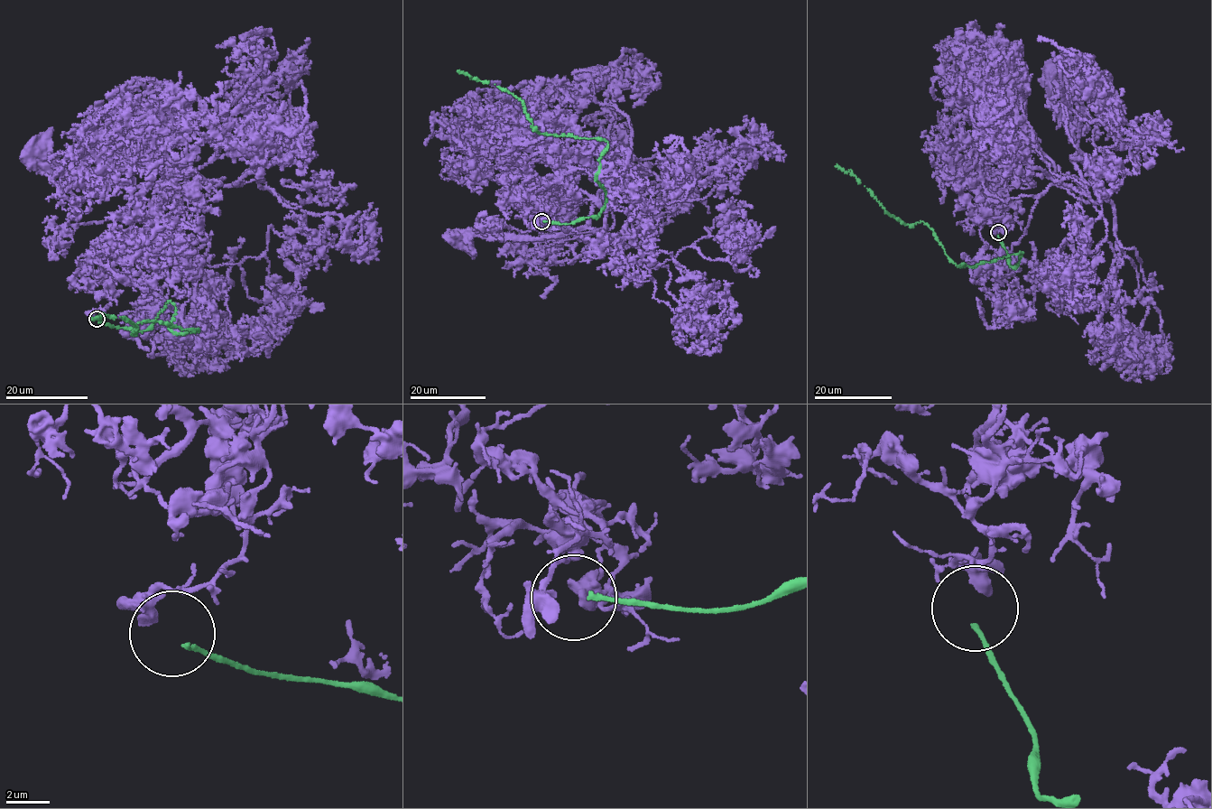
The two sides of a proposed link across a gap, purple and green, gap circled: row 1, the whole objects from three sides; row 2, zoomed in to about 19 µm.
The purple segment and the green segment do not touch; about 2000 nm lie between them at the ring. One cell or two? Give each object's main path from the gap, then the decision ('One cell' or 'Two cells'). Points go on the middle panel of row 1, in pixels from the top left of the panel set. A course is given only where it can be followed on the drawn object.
Course of purple: (539, 222), (546, 204), (519, 204), (547, 218), (558, 188), (605, 213), (598, 231), (463, 239). Course of green: (543, 221), (596, 217), (606, 204), (596, 172), (606, 143), (541, 134), (523, 102), (508, 90), (457, 70). Two cells

